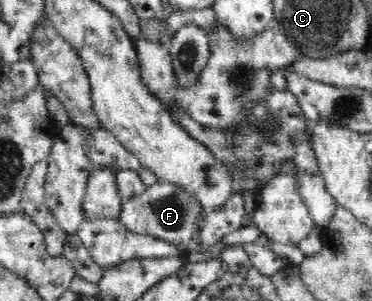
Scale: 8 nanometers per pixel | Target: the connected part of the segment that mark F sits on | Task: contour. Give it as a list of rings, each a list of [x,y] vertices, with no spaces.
[[[159,181],[146,188],[143,193],[125,199],[117,219],[129,232],[160,238],[175,245],[177,250],[185,255],[192,245],[193,235],[199,233],[202,228],[201,213],[203,207],[199,206],[199,202],[195,202],[186,191],[174,183]]]

